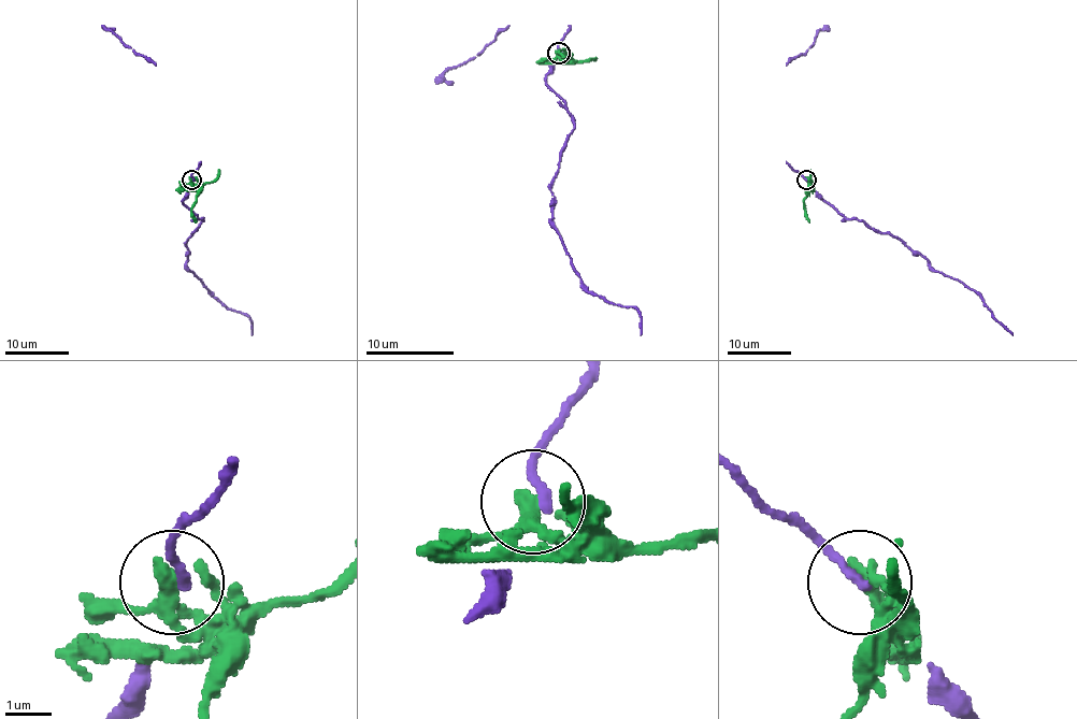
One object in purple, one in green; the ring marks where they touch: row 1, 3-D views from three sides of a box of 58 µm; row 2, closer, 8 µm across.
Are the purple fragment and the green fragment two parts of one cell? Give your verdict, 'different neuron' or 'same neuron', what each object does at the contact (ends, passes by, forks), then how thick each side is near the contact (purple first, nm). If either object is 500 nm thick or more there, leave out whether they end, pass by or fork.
different neuron; purple ends there; green passes by; 200 nm thick on the purple side, 280 nm on the other

